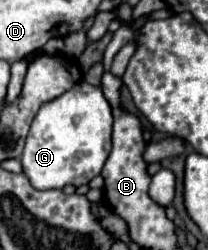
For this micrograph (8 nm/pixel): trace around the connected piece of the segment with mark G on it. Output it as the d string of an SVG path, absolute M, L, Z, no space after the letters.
M86 81L76 83L70 91L44 103L26 137L22 161L22 173L30 179L34 189L62 189L66 185L86 185L100 175L104 161L110 155L112 143L112 107L100 87Z

